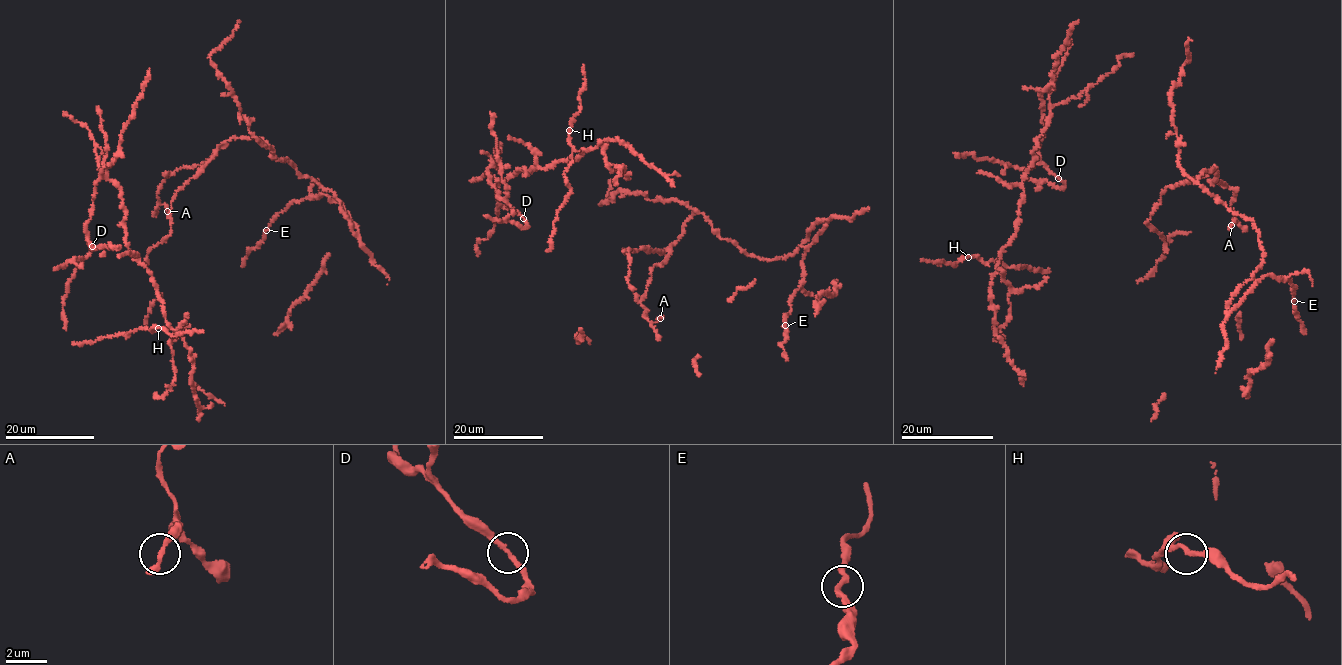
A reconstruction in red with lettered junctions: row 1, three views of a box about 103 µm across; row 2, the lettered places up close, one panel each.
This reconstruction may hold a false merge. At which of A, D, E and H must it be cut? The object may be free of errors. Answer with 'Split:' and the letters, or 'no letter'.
Split: no letter

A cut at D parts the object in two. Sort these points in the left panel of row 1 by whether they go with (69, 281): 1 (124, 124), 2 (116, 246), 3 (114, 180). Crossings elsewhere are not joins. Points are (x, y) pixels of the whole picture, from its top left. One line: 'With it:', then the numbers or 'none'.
With it: 3

